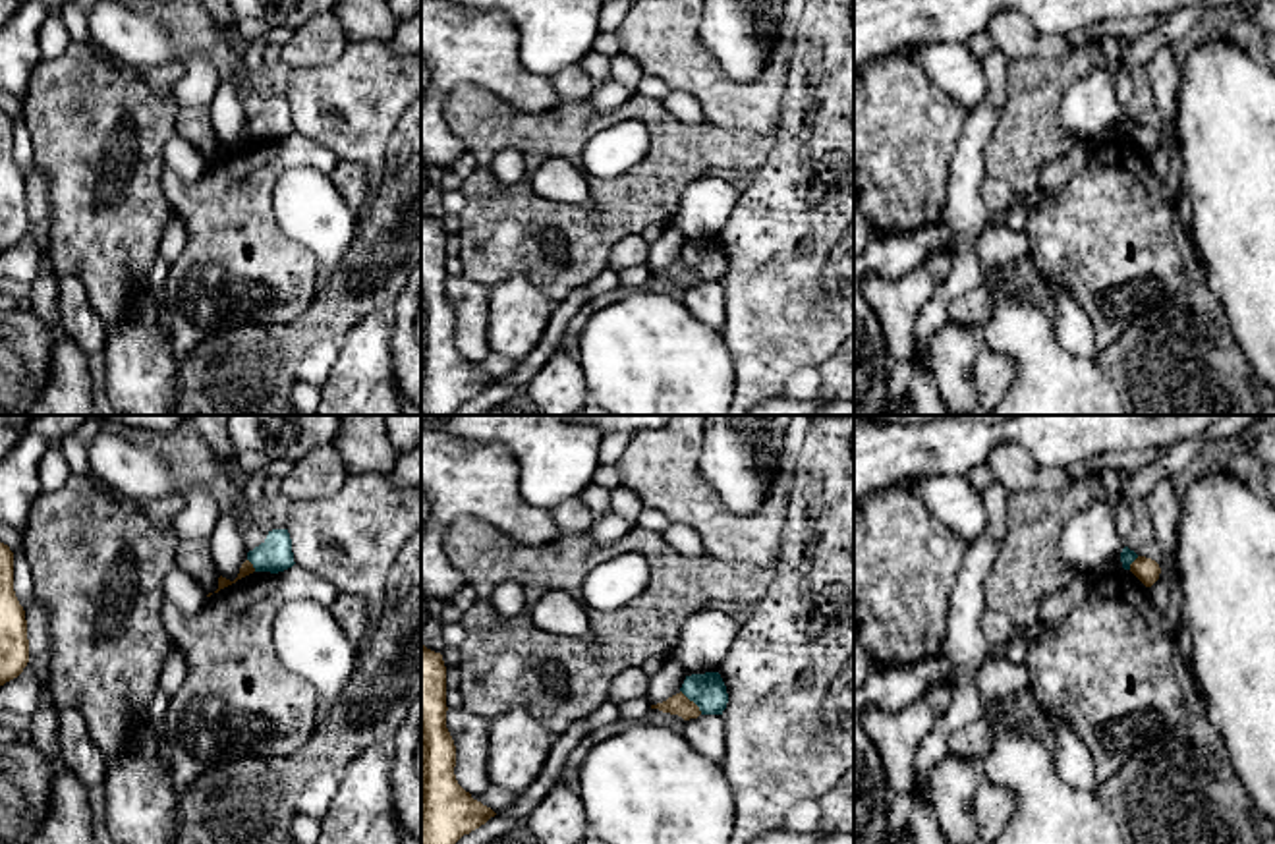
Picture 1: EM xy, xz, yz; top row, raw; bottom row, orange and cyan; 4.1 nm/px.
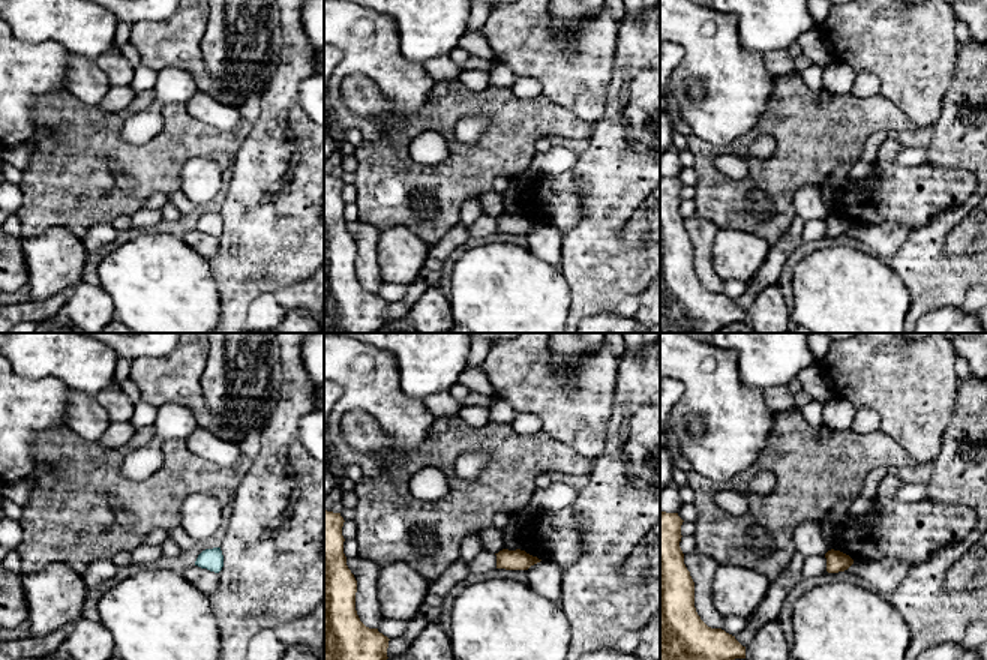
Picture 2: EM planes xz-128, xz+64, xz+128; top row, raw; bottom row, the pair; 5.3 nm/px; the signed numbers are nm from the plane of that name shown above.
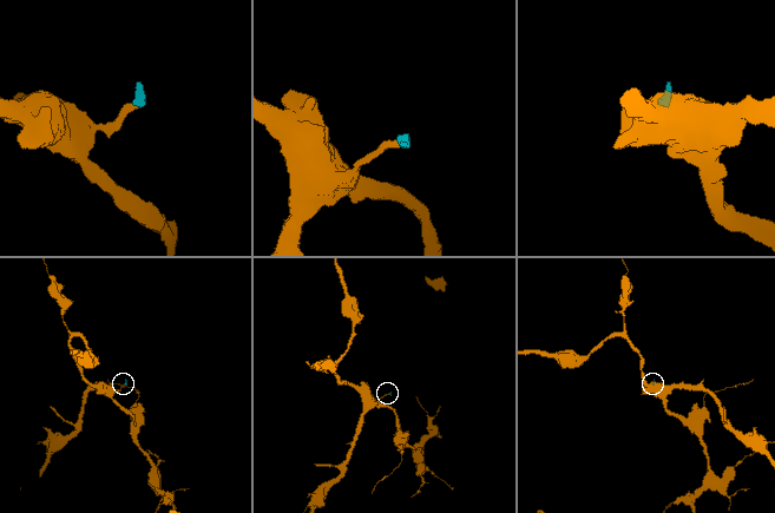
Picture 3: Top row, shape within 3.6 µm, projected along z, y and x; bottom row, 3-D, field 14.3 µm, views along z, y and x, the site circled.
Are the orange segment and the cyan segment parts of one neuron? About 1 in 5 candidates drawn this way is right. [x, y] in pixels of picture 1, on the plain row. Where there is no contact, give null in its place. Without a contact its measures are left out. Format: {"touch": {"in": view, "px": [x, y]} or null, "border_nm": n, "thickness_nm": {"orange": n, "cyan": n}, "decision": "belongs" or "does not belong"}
{"touch": {"in": "xz", "px": [692, 269]}, "border_nm": 140, "thickness_nm": {"orange": 90, "cyan": 150}, "decision": "does not belong"}

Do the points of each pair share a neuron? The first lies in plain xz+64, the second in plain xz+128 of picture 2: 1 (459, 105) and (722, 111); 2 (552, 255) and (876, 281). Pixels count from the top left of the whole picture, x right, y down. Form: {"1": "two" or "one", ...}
{"1": "two", "2": "two"}

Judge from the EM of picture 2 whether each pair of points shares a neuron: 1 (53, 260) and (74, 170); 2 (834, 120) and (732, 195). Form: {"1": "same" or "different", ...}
{"1": "different", "2": "same"}

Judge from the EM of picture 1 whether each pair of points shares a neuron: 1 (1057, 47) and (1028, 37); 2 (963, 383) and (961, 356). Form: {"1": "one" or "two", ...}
{"1": "one", "2": "one"}

